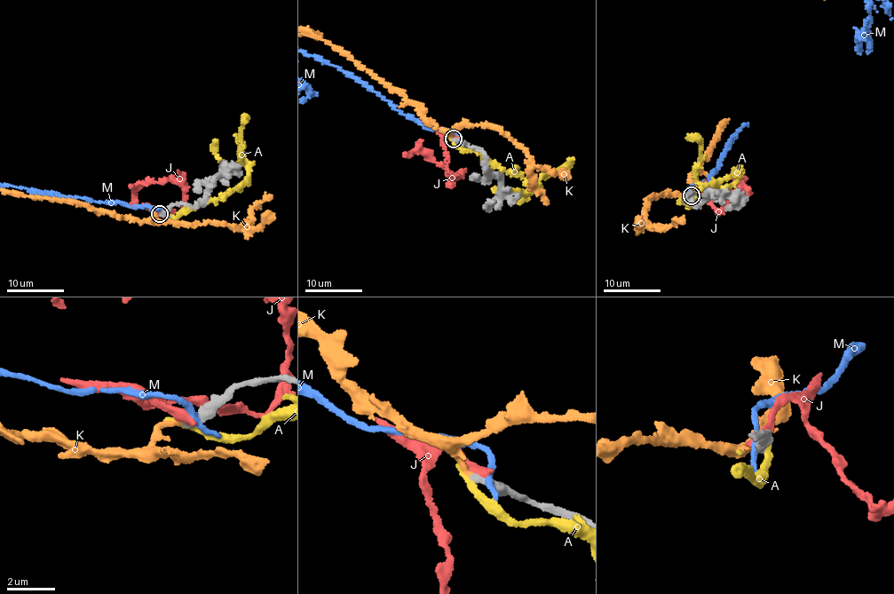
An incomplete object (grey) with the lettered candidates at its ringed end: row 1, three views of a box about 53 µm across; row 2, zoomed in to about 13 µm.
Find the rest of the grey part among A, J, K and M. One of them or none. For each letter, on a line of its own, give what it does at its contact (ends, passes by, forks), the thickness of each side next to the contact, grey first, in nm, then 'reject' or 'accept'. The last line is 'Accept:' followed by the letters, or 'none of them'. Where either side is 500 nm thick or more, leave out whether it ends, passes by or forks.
A: it ends | 320/340 nm | reject
J: it ends | 380/460 nm | reject
K: it ends | 300/200 nm | accept
M: it ends | 460/320 nm | reject
Accept: K

